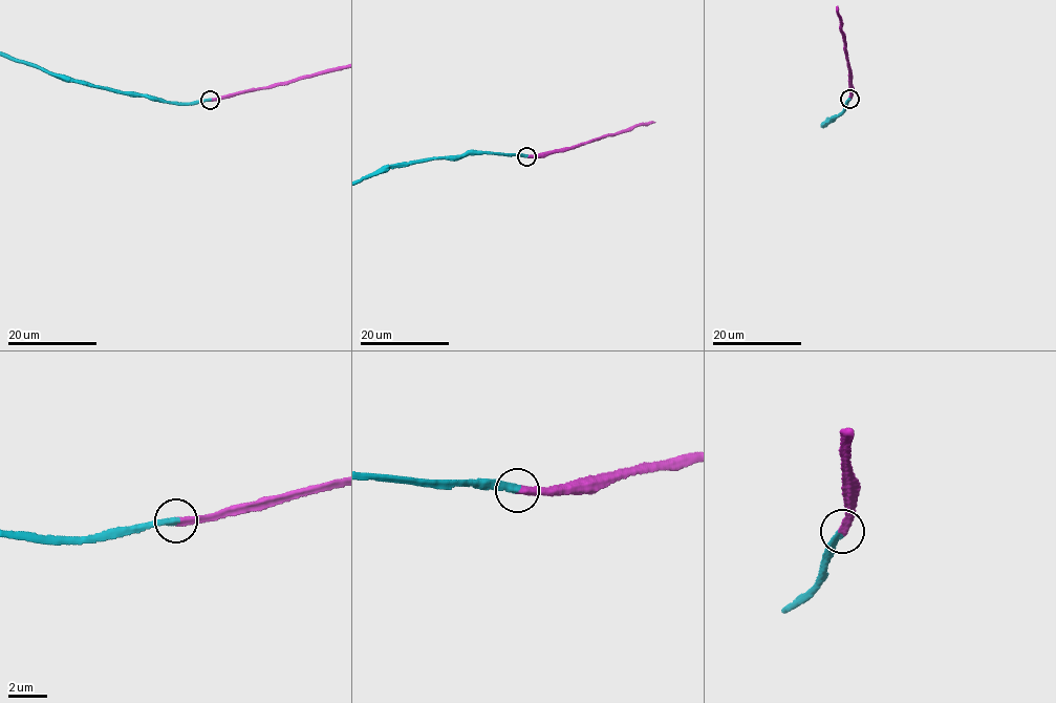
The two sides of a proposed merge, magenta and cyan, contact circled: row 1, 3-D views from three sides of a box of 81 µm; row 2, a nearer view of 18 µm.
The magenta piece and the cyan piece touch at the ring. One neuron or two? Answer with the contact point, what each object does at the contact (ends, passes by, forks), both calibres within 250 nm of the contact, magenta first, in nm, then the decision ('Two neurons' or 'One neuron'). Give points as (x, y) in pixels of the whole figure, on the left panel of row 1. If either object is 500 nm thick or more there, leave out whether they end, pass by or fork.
Place: (210, 100). At the ring magenta ends. At the ring cyan ends. Thickness 340 nm (magenta) against 340 nm. One neuron

